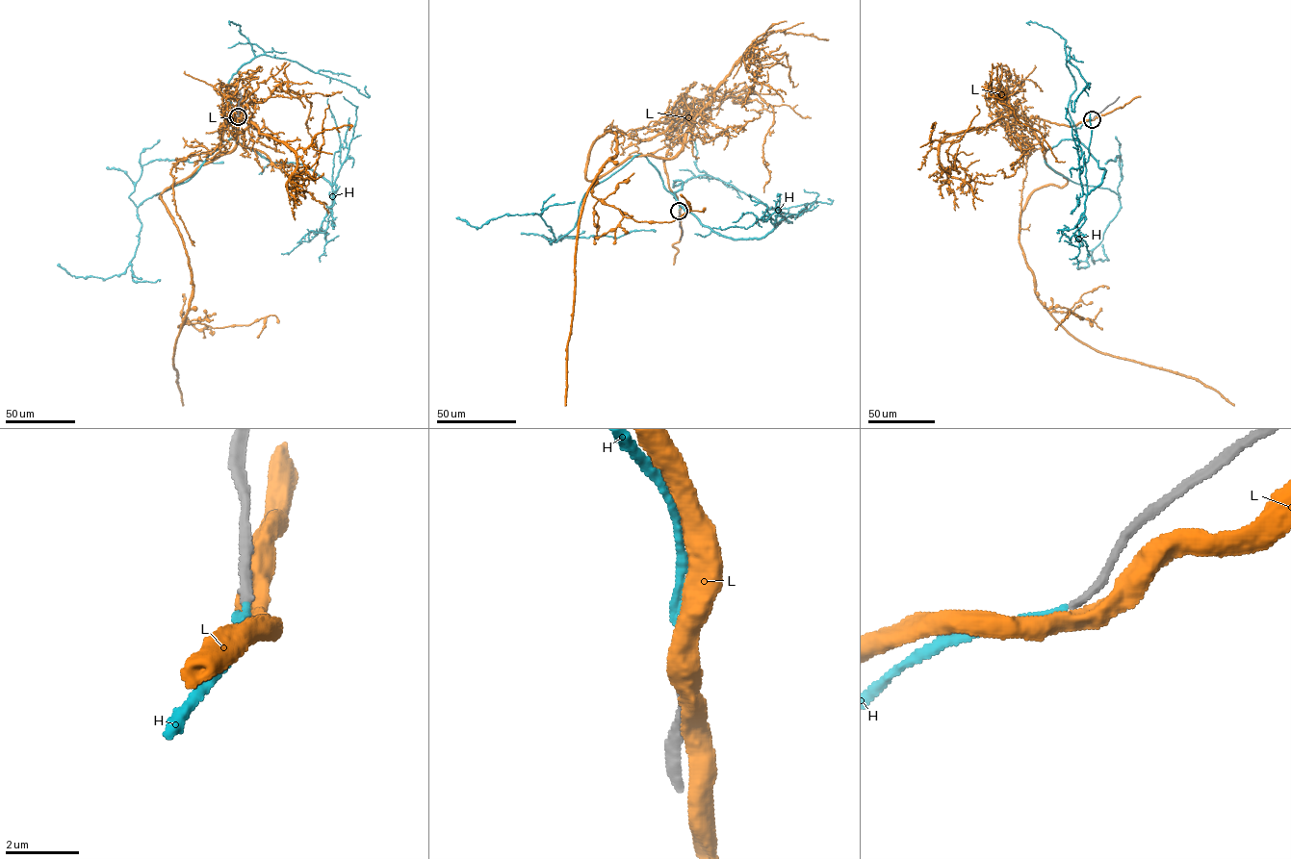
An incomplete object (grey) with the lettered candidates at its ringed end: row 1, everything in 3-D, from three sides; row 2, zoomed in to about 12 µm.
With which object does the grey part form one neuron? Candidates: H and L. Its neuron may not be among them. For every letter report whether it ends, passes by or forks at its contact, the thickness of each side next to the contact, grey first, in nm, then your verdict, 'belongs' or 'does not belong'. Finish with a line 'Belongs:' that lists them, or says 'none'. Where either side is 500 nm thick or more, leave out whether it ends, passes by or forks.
H: it ends; calibres 240 and 200 nm; belongs
L: calibres 240 and 550 nm; does not belong
Belongs: H

